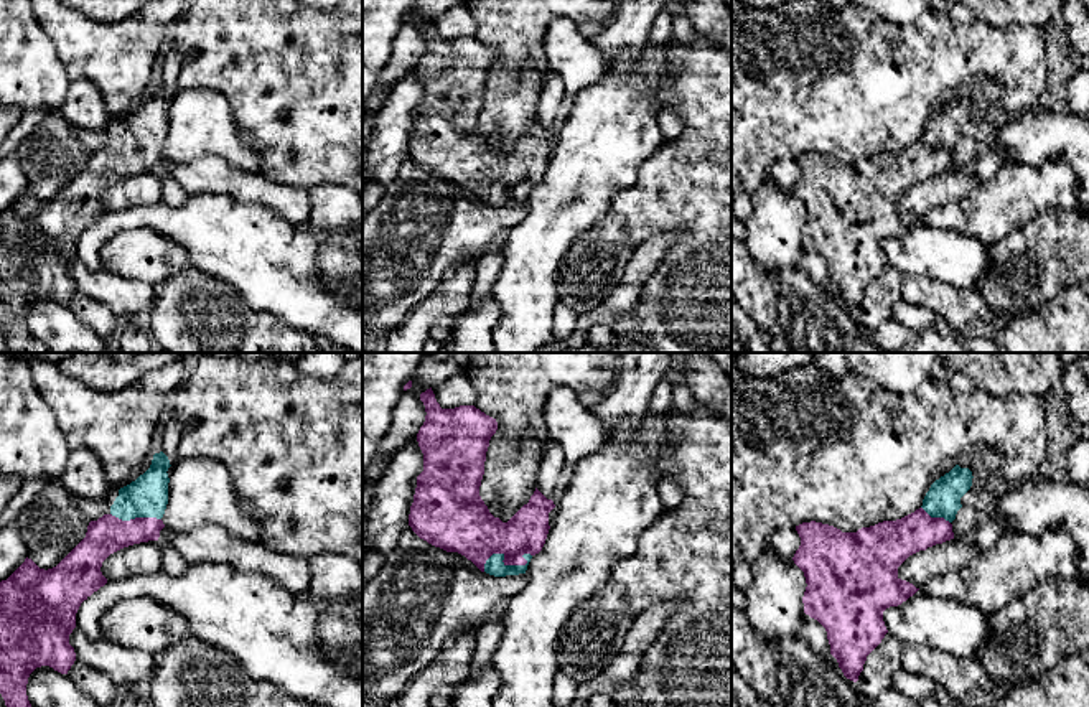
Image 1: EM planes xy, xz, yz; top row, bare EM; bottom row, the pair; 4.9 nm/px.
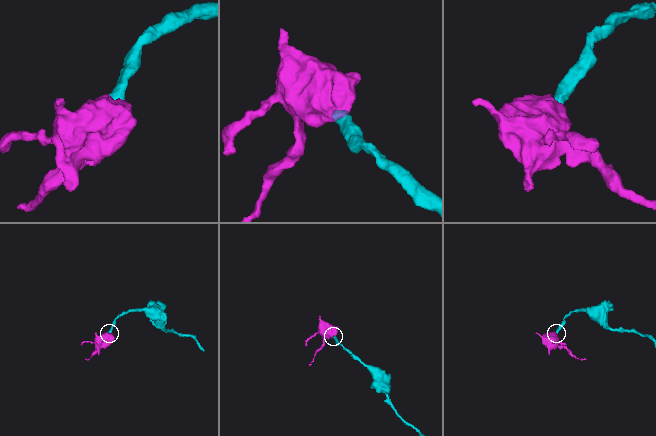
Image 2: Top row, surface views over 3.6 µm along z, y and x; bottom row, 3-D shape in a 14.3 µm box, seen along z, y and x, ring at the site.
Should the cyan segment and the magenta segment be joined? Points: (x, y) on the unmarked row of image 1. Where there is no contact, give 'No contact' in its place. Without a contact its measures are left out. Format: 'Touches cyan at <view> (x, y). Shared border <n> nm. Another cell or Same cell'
Touches cyan at xz (506, 196). Shared border 260 nm. Same cell

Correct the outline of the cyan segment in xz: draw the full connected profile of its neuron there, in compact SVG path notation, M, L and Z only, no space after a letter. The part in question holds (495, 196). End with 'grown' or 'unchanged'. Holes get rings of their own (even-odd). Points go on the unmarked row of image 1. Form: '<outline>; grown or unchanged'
M430 20L420 25L425 53L417 64L423 84L423 102L417 107L409 157L428 175L446 183L458 183L481 203L494 208L526 204L530 190L539 185L549 165L549 143L555 138L537 119L507 153L494 148L479 127L486 82L498 61L496 49L474 36L442 40Z; grown

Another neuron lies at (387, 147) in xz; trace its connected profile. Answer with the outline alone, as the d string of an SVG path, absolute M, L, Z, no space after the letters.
M417 69L402 77L377 112L367 140L366 171L371 181L389 186L409 157L417 107L423 102L423 84Z

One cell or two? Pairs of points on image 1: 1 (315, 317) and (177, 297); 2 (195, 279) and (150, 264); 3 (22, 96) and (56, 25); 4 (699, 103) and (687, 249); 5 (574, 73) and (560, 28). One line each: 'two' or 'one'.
1: two
2: two
3: two
4: one
5: one

